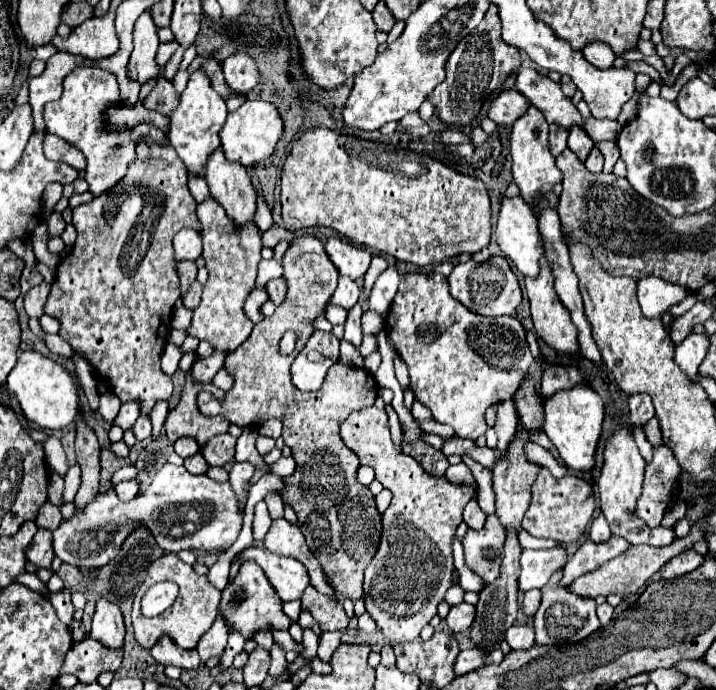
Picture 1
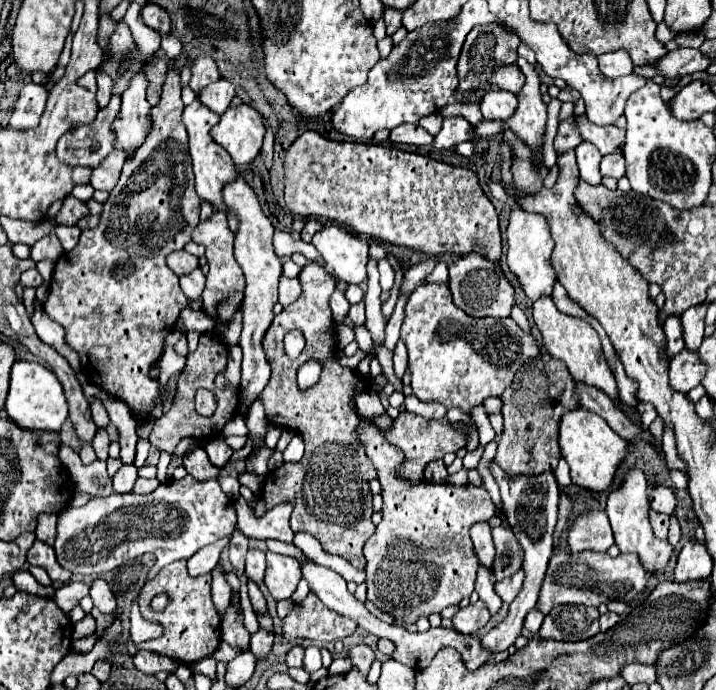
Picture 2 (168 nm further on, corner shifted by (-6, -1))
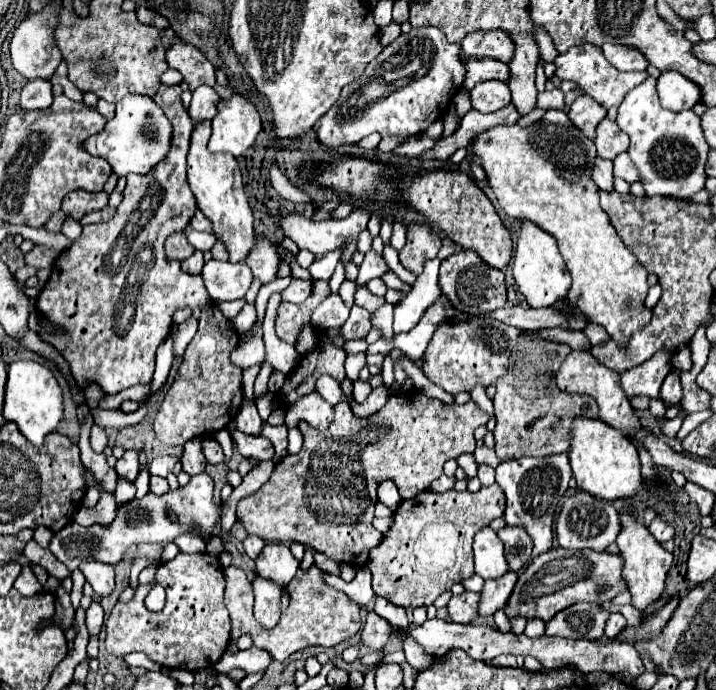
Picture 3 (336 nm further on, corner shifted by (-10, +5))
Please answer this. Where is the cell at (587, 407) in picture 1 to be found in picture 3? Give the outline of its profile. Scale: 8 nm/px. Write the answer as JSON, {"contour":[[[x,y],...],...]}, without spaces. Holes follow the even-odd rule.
{"contour":[[[577,416],[571,426],[571,446],[569,460],[573,468],[573,476],[577,486],[583,492],[589,492],[597,498],[615,500],[629,498],[637,492],[641,484],[641,462],[637,454],[637,446],[625,438],[623,432],[605,424],[599,418],[583,418]]]}

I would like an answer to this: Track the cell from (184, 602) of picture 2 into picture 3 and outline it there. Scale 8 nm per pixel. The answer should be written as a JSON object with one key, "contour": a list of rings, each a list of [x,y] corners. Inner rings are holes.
{"contour":[[[177,554],[159,566],[155,580],[167,590],[165,608],[161,612],[147,610],[145,596],[153,584],[139,586],[127,604],[117,602],[105,624],[107,652],[121,658],[131,652],[143,652],[161,666],[191,672],[211,668],[227,650],[231,632],[229,612],[223,604],[225,582],[219,560],[209,554]]]}

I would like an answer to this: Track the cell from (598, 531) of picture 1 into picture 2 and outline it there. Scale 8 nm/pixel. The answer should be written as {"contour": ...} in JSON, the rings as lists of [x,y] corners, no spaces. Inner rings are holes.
{"contour":[[[587,510],[577,514],[571,528],[567,530],[567,544],[571,552],[607,552],[613,546],[613,532],[607,514],[601,510]]]}

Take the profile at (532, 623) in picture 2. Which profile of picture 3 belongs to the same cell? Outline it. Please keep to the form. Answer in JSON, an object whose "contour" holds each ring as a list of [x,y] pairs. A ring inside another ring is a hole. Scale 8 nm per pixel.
{"contour":[[[529,620],[527,628],[525,628],[525,636],[529,638],[537,638],[545,634],[545,622],[543,620]]]}

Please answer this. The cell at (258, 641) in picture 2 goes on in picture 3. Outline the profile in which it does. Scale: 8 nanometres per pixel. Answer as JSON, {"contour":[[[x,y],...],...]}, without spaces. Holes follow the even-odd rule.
{"contour":[[[265,578],[253,580],[255,592],[255,620],[265,628],[271,630],[277,626],[281,616],[281,590],[273,582]]]}

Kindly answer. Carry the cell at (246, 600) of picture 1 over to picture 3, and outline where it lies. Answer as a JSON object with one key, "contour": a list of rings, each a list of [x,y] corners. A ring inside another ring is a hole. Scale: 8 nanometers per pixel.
{"contour":[[[247,536],[245,542],[243,542],[243,546],[245,546],[247,556],[249,556],[251,560],[255,560],[255,558],[261,554],[261,550],[265,548],[265,542],[263,542],[261,538],[257,538],[257,536]]]}

